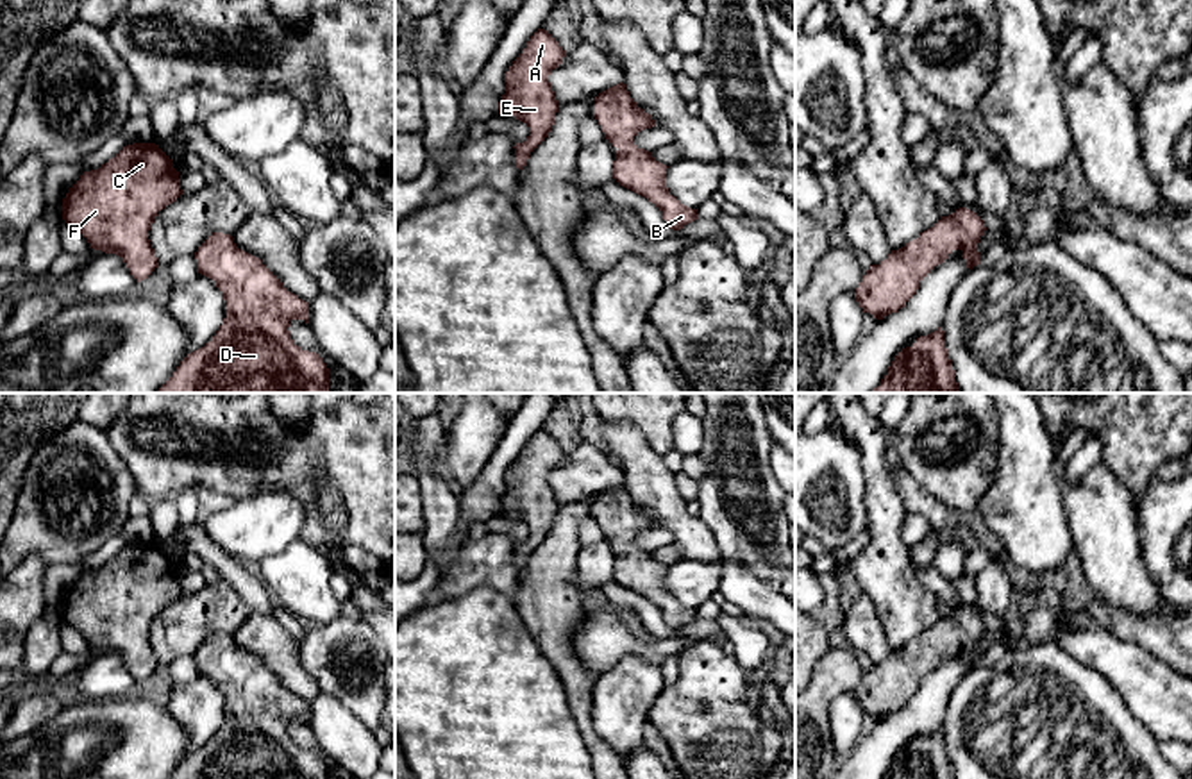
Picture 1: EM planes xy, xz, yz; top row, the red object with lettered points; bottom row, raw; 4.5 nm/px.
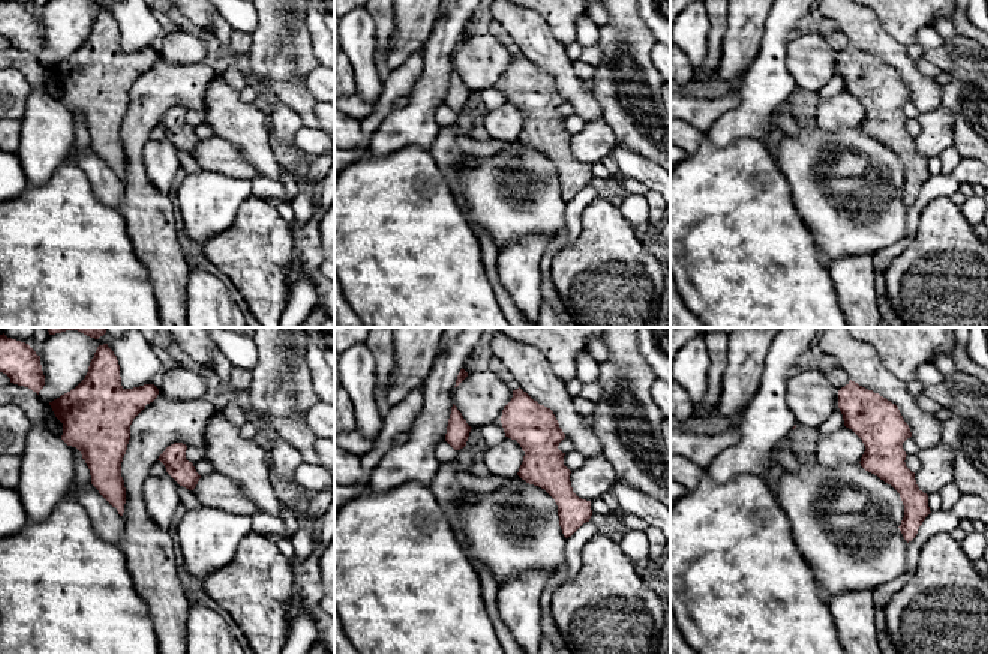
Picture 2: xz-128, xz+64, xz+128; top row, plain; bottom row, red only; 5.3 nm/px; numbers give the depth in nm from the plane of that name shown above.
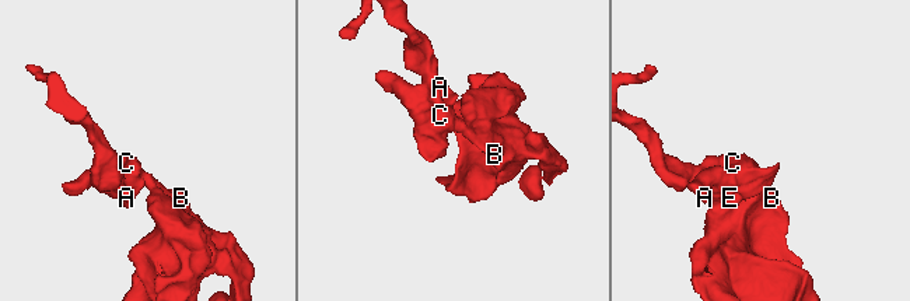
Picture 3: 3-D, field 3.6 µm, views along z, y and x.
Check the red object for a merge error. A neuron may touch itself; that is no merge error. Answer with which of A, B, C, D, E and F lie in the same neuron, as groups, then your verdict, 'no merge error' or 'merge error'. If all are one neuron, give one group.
A B C D E F; no merge error

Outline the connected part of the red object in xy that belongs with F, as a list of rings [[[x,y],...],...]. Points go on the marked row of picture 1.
[[[155,143],[125,145],[97,170],[84,172],[63,198],[63,220],[77,229],[89,248],[116,254],[136,282],[145,281],[157,266],[148,230],[166,205],[182,195],[179,172]]]

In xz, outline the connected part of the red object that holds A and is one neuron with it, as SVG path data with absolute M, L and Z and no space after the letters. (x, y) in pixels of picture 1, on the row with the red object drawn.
M538 29L506 71L506 93L500 96L497 114L511 114L529 127L527 139L513 147L518 170L554 125L558 100L549 75L563 57L565 50L559 43L547 30Z

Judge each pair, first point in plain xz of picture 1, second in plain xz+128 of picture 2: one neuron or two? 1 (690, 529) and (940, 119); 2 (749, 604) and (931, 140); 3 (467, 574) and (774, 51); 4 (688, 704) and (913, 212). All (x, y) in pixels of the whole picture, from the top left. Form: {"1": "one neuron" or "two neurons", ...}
{"1": "two neurons", "2": "two neurons", "3": "one neuron", "4": "two neurons"}

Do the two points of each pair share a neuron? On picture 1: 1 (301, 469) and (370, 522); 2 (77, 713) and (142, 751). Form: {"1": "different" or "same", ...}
{"1": "same", "2": "same"}

